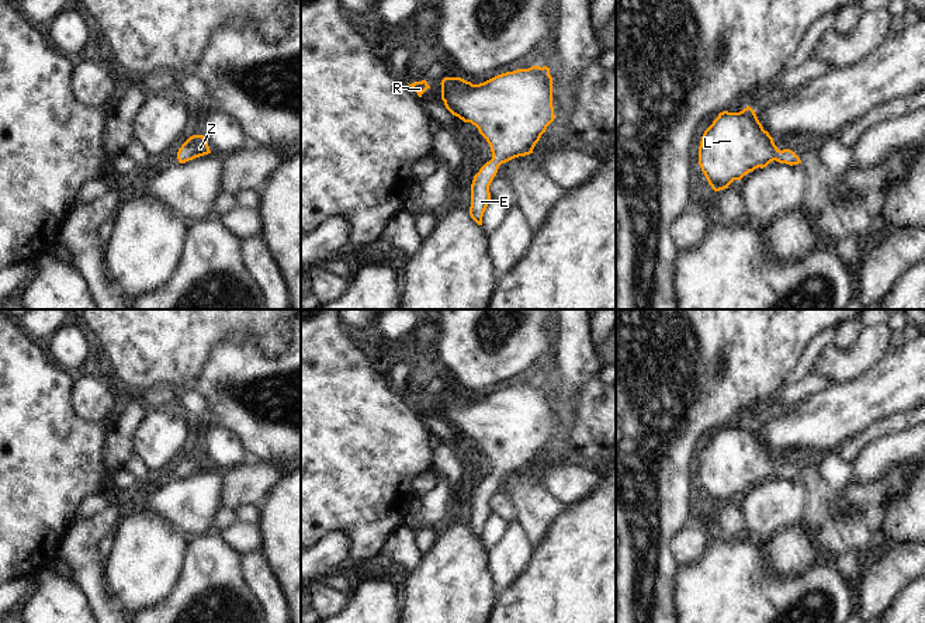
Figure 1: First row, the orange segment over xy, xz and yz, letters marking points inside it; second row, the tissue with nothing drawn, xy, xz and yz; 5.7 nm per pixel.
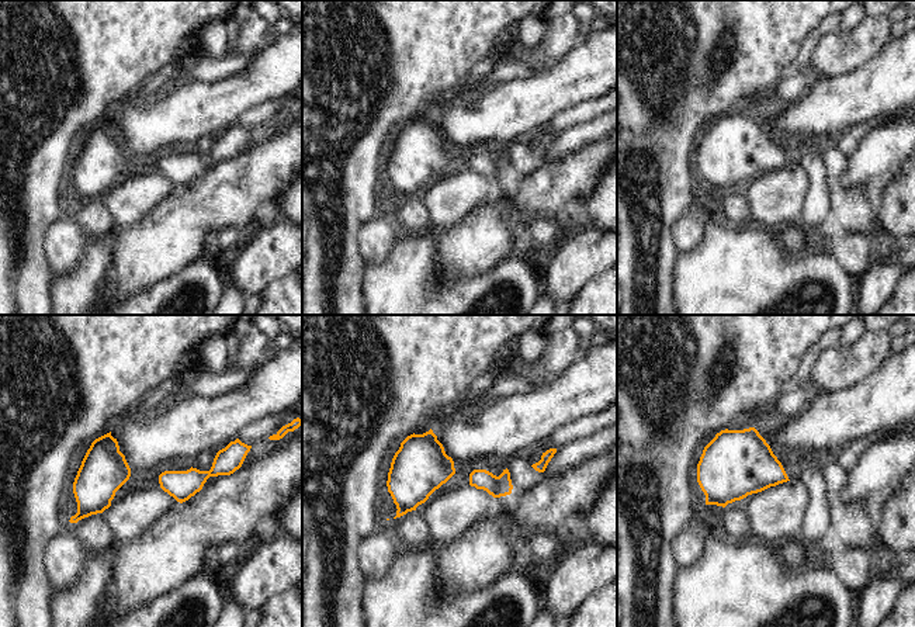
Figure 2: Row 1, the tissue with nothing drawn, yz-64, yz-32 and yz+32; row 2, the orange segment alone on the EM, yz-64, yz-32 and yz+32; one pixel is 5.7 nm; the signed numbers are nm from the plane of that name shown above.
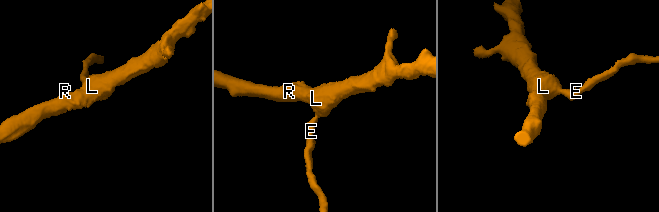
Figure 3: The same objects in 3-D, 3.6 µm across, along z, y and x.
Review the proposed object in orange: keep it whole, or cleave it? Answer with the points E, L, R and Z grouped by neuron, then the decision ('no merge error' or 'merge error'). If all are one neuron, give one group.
groups E L R Z; no merge error

